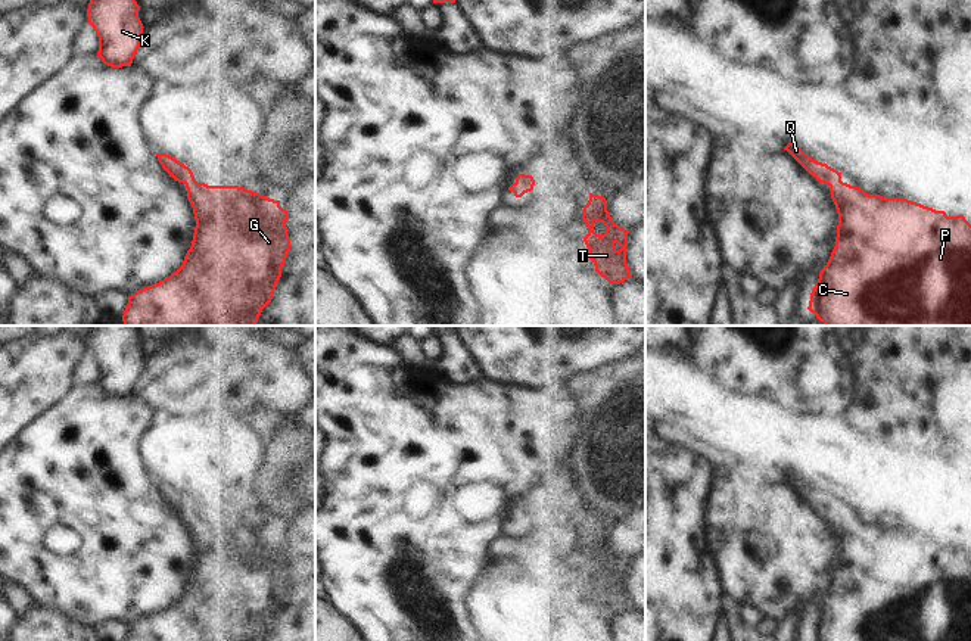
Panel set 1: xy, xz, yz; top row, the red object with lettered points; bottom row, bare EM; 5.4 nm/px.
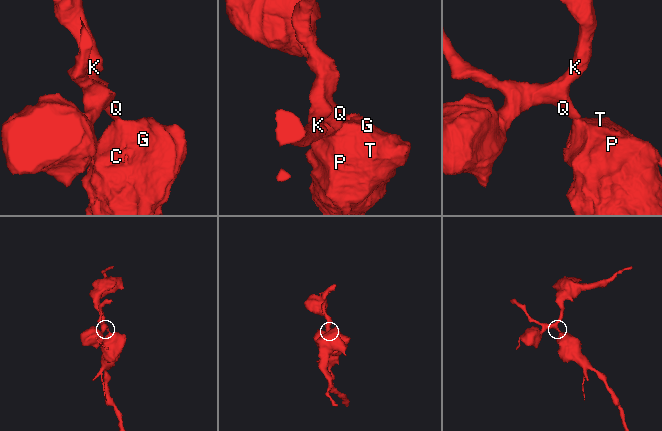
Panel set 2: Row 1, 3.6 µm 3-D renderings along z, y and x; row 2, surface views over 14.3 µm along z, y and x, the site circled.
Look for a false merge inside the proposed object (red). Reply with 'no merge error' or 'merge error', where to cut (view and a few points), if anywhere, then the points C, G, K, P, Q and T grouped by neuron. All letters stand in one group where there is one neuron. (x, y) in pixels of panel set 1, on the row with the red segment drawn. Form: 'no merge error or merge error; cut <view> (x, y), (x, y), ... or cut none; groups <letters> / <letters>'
no merge error; cut none; groups C G K P Q T

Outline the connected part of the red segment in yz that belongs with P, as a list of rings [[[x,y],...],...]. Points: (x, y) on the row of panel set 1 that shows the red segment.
[[[796,143],[787,150],[819,183],[828,184],[838,214],[835,246],[821,270],[807,309],[825,326],[971,326],[971,224],[903,197],[868,195],[841,181],[841,172],[807,156]]]

